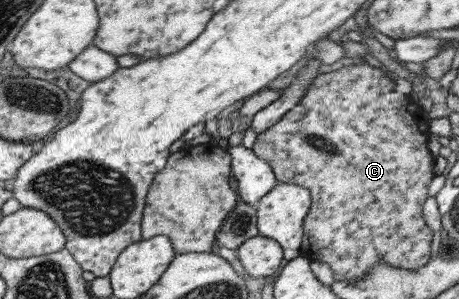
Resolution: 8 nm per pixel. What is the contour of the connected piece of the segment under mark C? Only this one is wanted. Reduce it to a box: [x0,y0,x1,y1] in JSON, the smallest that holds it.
[251,60,434,281]

